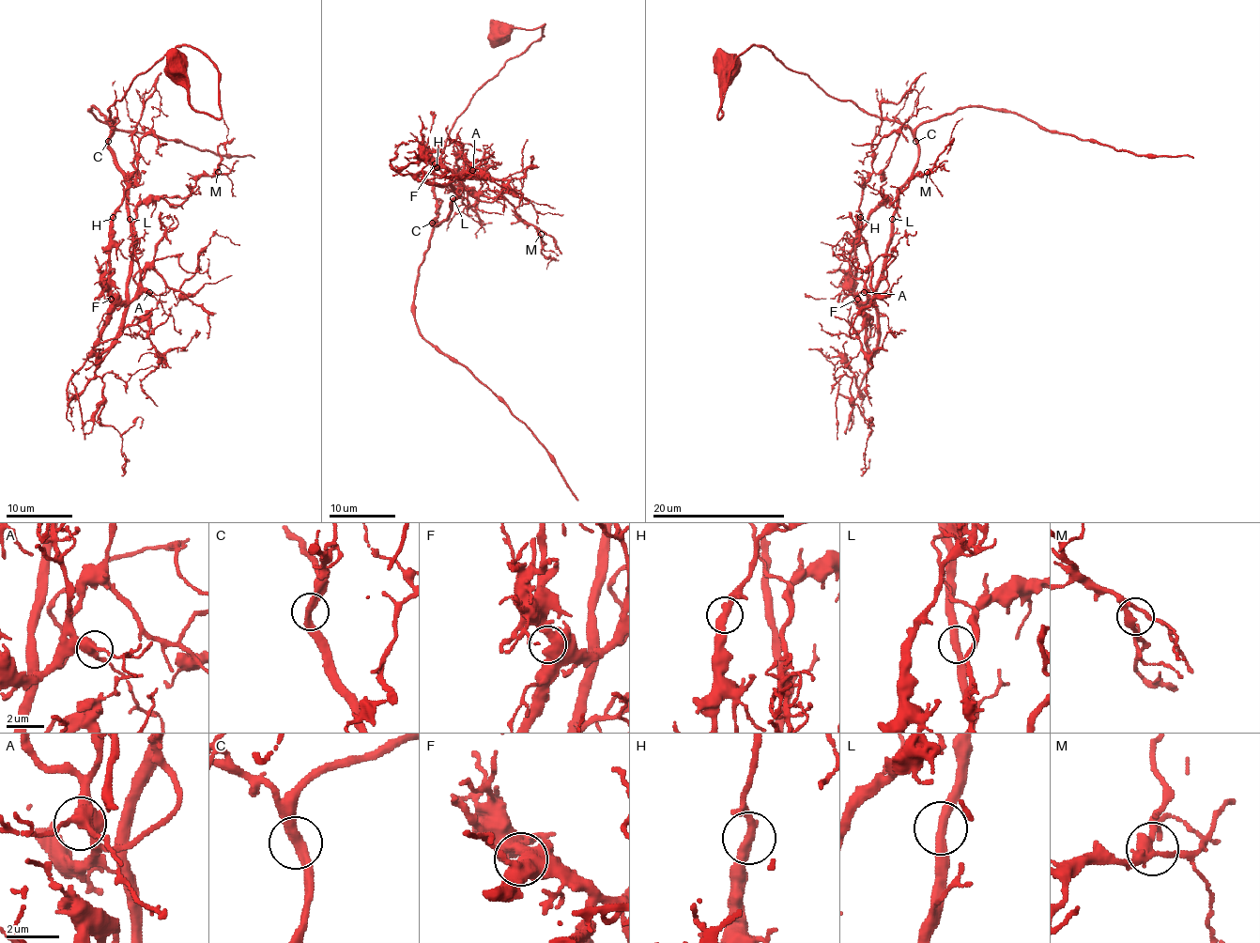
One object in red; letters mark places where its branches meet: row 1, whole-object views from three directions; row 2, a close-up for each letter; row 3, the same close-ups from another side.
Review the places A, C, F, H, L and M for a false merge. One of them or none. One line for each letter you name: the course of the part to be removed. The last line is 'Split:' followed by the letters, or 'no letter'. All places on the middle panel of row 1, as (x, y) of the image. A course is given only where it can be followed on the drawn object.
Split: no letter

